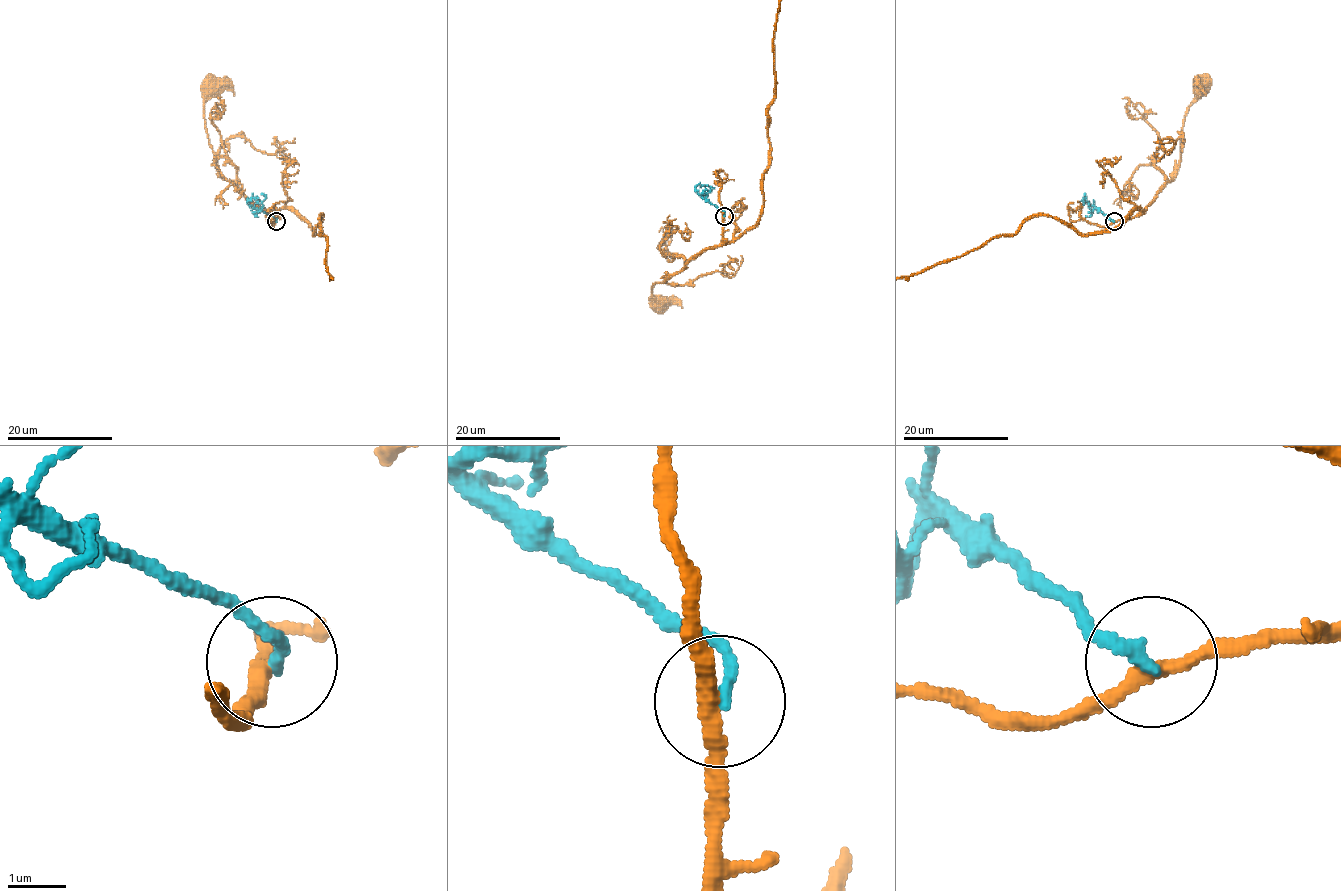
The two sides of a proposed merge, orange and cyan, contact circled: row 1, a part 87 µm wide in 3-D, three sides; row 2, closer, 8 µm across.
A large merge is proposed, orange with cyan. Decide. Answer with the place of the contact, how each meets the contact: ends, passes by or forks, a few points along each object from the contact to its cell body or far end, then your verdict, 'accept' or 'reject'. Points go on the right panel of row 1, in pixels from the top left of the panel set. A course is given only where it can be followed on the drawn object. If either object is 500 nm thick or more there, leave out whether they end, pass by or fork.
at (1114, 221); orange passes by; cyan ends there; orange runs (1114, 221), (1139, 215), (1177, 173), (1184, 115), (1201, 94), (1202, 88); cyan runs (1114, 221), (1082, 198), (1084, 205); reject

